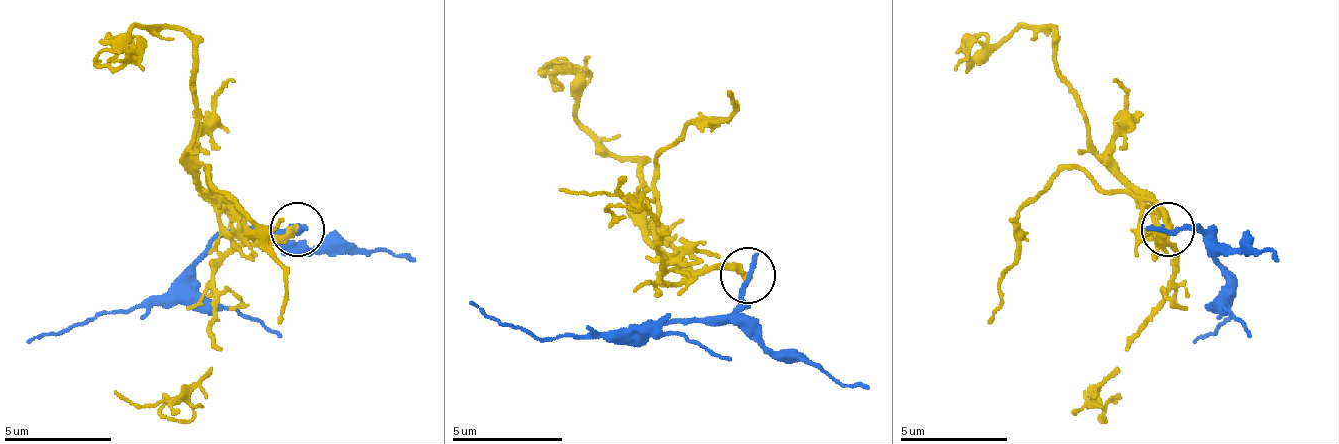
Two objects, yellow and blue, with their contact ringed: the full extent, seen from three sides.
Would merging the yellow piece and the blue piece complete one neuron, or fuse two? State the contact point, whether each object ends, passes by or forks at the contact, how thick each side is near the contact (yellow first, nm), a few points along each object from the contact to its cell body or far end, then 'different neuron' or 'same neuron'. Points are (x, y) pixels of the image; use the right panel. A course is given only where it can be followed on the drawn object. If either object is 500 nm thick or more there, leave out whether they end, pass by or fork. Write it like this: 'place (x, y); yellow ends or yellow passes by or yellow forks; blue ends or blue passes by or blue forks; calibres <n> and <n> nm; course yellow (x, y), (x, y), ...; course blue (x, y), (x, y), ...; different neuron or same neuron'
place (1168, 229); yellow ends; blue ends; calibres 360 and 300 nm; course yellow (1166, 231), (1150, 236), (1145, 209), (1118, 182), (1118, 166), (1053, 59), (1053, 27), (1010, 32), (957, 69); course blue (1166, 231), (1209, 231), (1214, 236), (1231, 311), (1193, 343); different neuron

